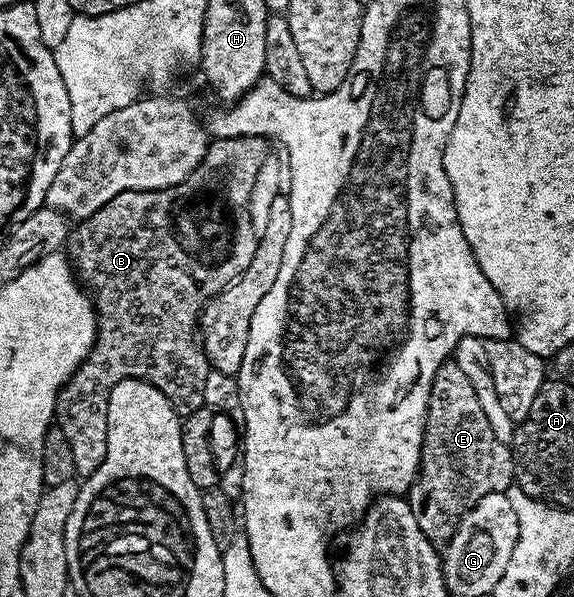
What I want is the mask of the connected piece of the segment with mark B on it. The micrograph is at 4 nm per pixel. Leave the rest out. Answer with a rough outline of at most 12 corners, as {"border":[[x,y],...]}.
{"border":[[215,138],[69,232],[94,345],[58,392],[76,472],[121,379],[204,406],[206,304],[256,253],[272,147]]}

